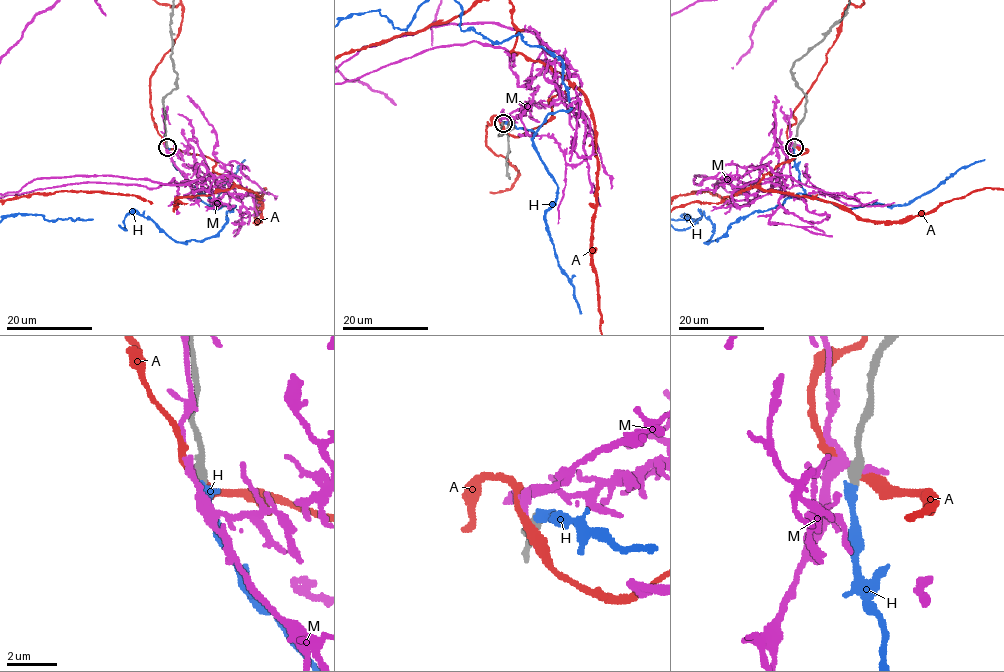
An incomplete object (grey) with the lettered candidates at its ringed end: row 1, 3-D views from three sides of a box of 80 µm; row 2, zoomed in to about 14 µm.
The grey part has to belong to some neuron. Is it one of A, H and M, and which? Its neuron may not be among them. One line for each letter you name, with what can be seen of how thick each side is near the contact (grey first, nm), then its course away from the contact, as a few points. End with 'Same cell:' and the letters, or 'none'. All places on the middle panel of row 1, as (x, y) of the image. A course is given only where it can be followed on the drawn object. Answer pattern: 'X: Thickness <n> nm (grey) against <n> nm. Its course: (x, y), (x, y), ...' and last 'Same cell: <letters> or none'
H: Thickness 440 nm (grey) against 360 nm
Same cell: H

